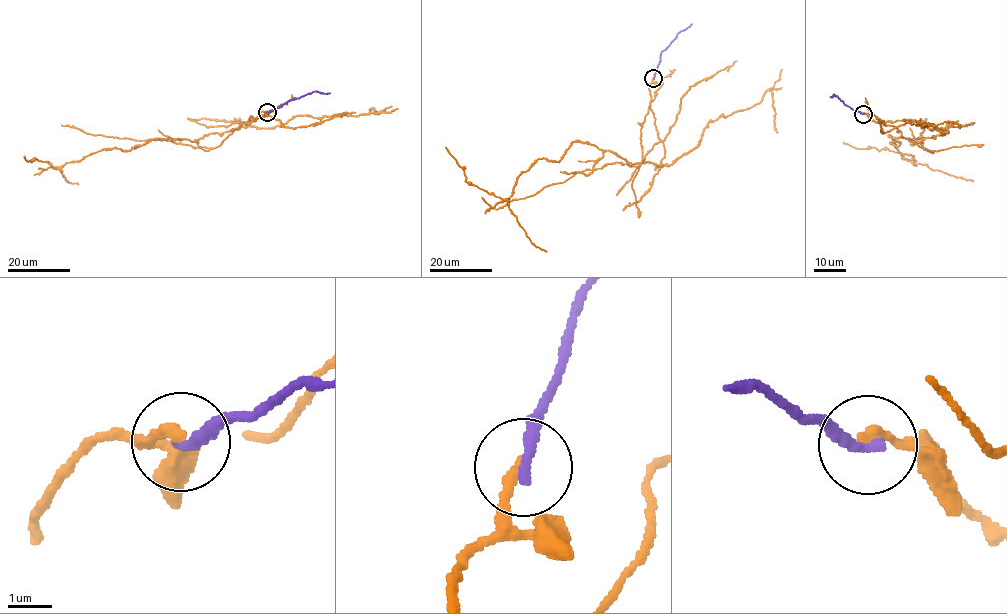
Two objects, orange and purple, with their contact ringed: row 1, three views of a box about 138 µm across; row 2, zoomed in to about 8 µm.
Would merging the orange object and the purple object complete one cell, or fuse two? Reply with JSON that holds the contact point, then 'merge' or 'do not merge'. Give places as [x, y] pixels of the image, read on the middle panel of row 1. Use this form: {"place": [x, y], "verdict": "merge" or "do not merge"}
{"place": [653, 78], "verdict": "do not merge"}

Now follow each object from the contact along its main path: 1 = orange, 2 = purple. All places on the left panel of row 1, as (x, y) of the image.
1: (267, 112), (204, 151), (168, 140), (183, 139), (156, 138), (54, 169), (24, 155)
2: (267, 112), (312, 92), (330, 93)

